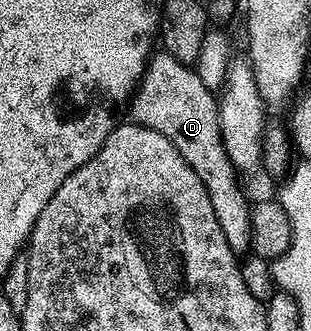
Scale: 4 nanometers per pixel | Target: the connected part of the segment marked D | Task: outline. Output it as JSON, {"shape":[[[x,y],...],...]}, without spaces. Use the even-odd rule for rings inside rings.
{"shape":[[[161,50],[150,56],[141,83],[131,97],[132,119],[144,128],[163,134],[163,138],[179,150],[183,162],[187,162],[203,182],[207,198],[211,198],[211,210],[215,210],[215,218],[219,218],[219,230],[223,230],[223,238],[227,238],[227,246],[235,253],[245,254],[253,247],[251,204],[241,193],[237,167],[227,158],[223,146],[218,103],[215,92],[200,81],[196,70]]]}

